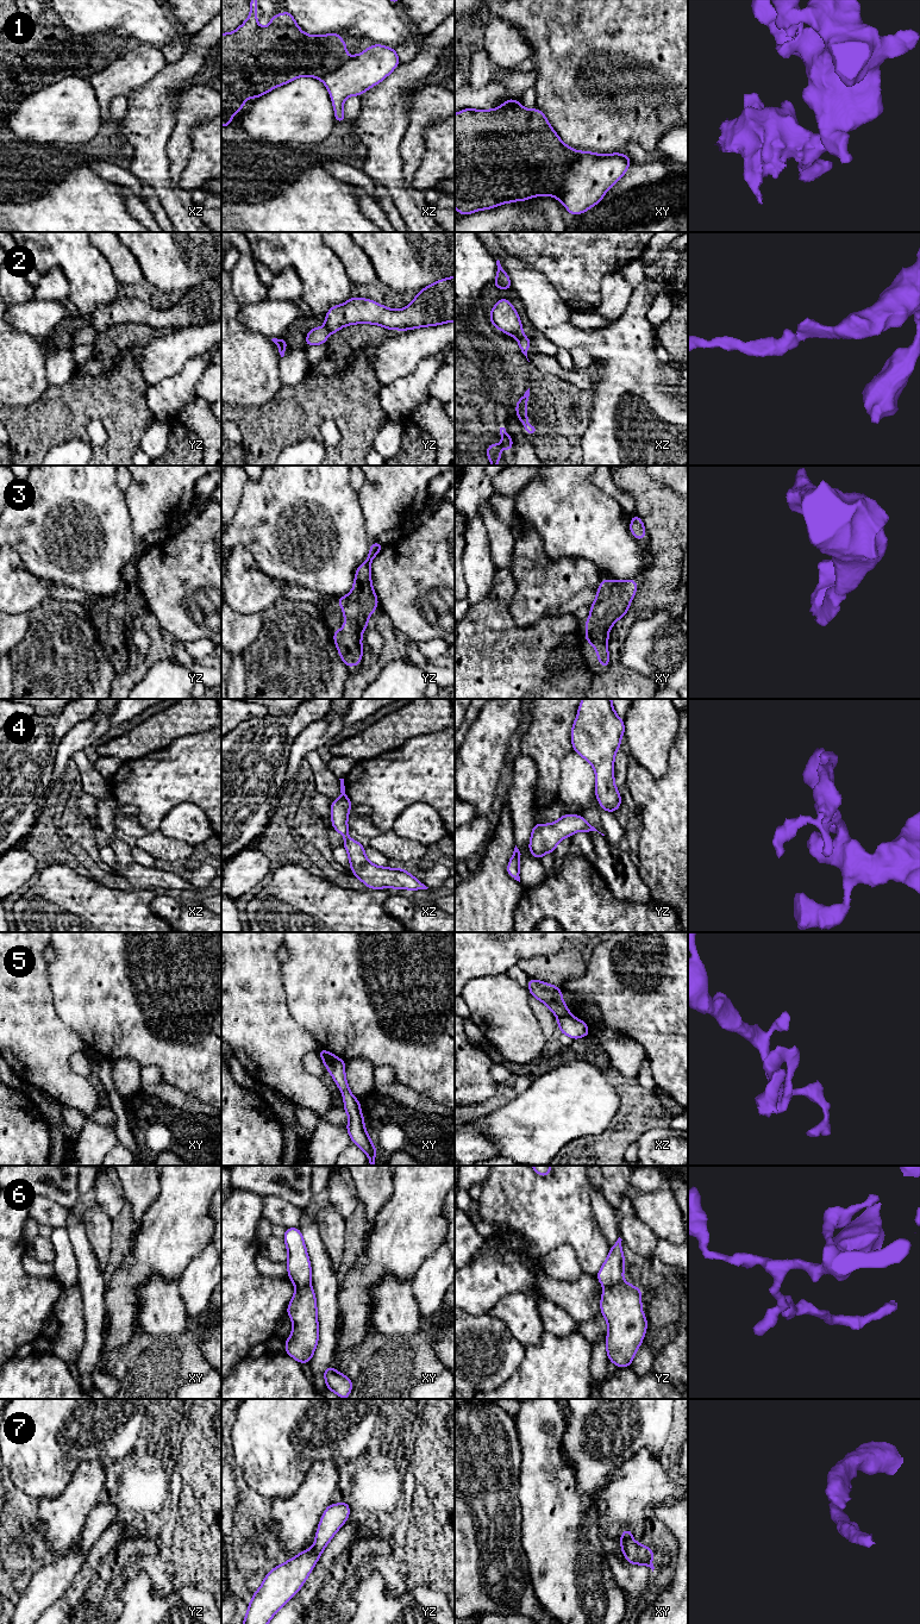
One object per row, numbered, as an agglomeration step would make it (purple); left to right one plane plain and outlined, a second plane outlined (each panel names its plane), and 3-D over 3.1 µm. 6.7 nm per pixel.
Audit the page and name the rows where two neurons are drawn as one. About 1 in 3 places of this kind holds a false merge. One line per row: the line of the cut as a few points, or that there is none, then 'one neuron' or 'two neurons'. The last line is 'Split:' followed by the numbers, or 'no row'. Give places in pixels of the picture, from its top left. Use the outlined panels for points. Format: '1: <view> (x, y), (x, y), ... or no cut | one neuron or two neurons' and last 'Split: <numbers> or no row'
1: xy (579, 151), (564, 175), (561, 200) | two neurons
2: no cut | one neuron
3: no cut | one neuron
4: no cut | one neuron
5: xy (326, 1051), (331, 1061), (330, 1072) | two neurons
6: yz (621, 1279), (617, 1284), (605, 1287) | two neurons
7: no cut | one neuron
Split: 1, 5, 6

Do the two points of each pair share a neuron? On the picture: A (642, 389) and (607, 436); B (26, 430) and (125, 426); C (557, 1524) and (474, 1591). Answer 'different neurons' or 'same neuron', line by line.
A: same neuron
B: same neuron
C: different neurons

